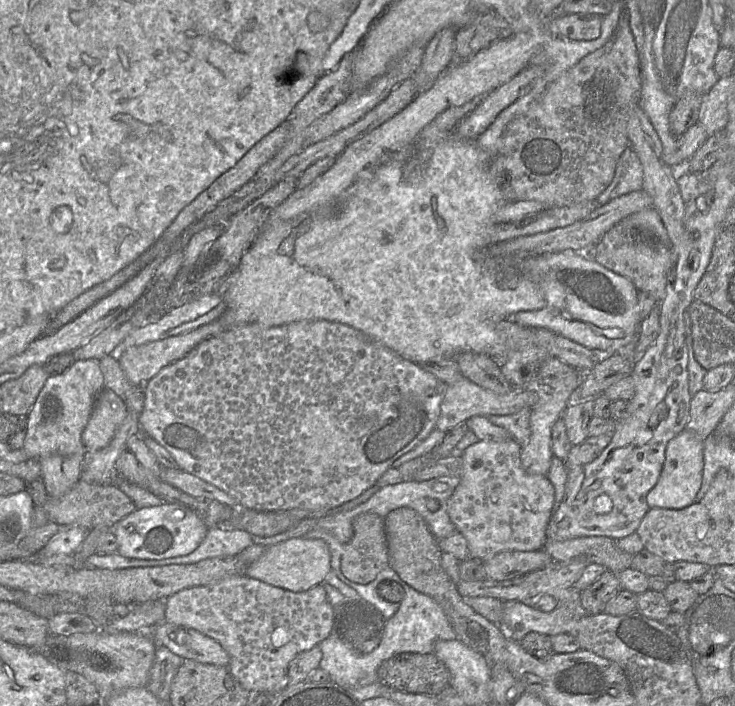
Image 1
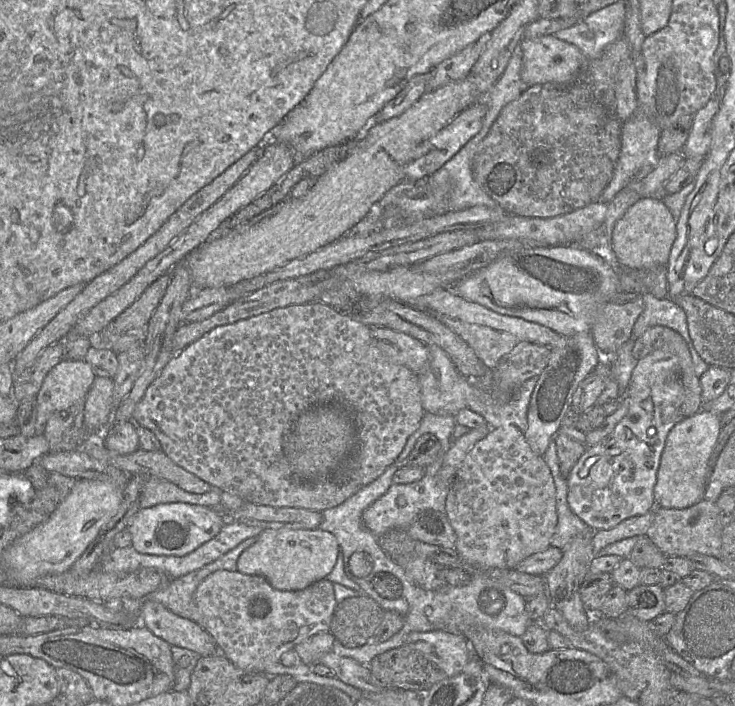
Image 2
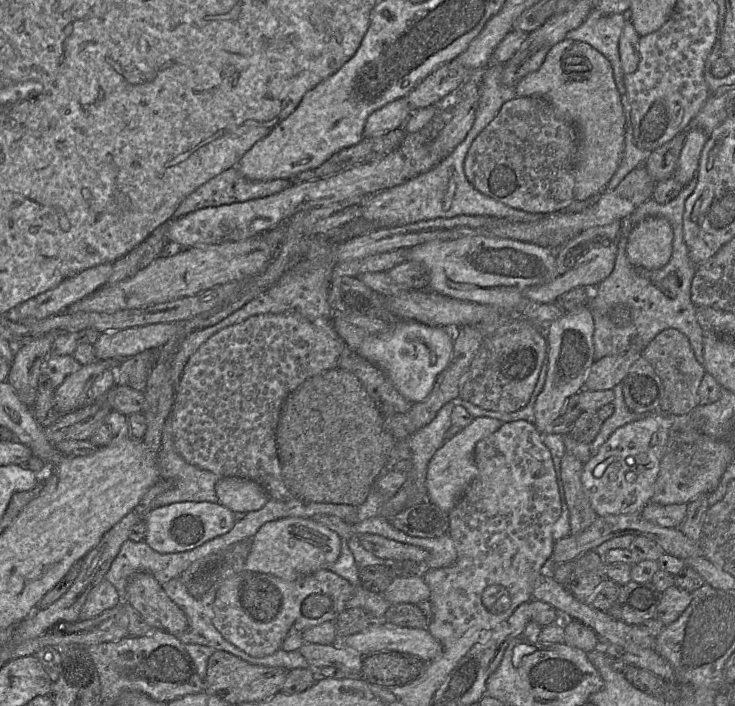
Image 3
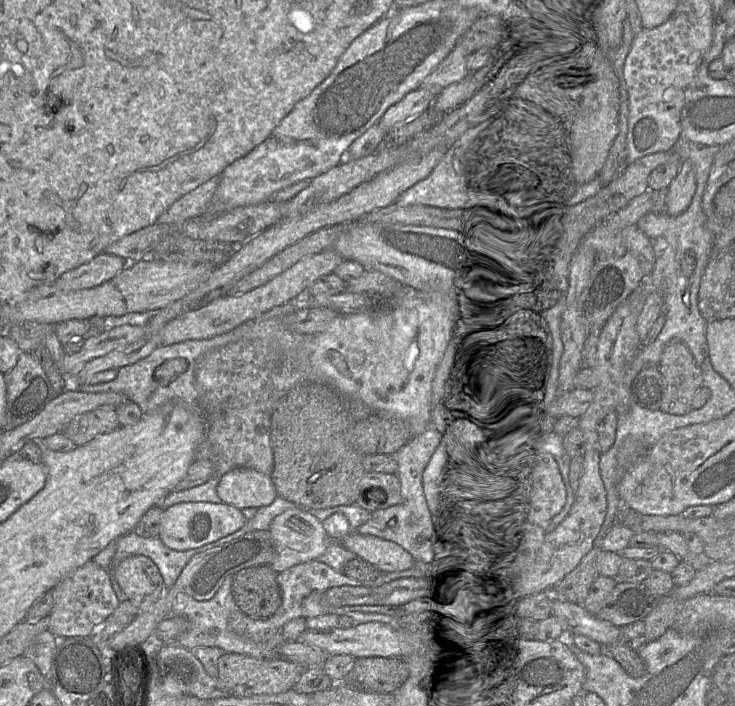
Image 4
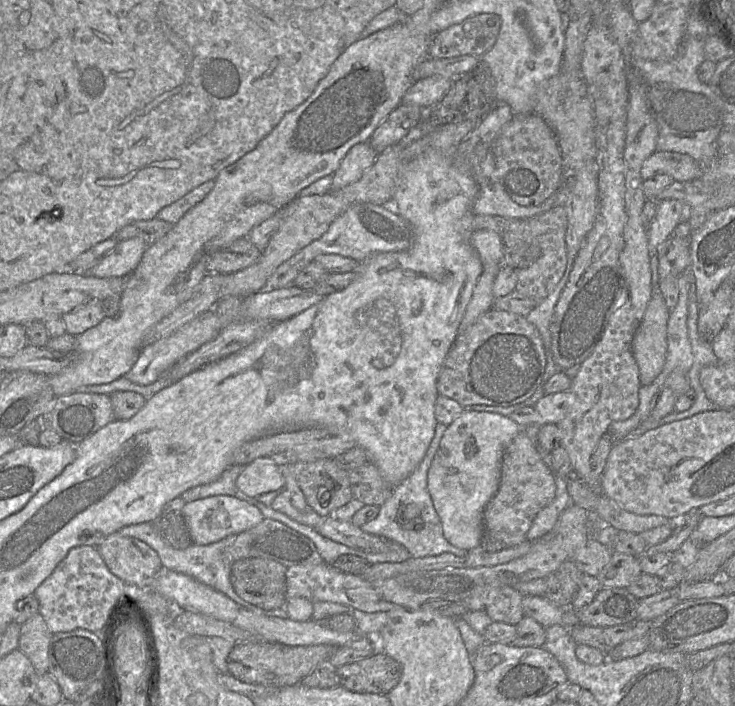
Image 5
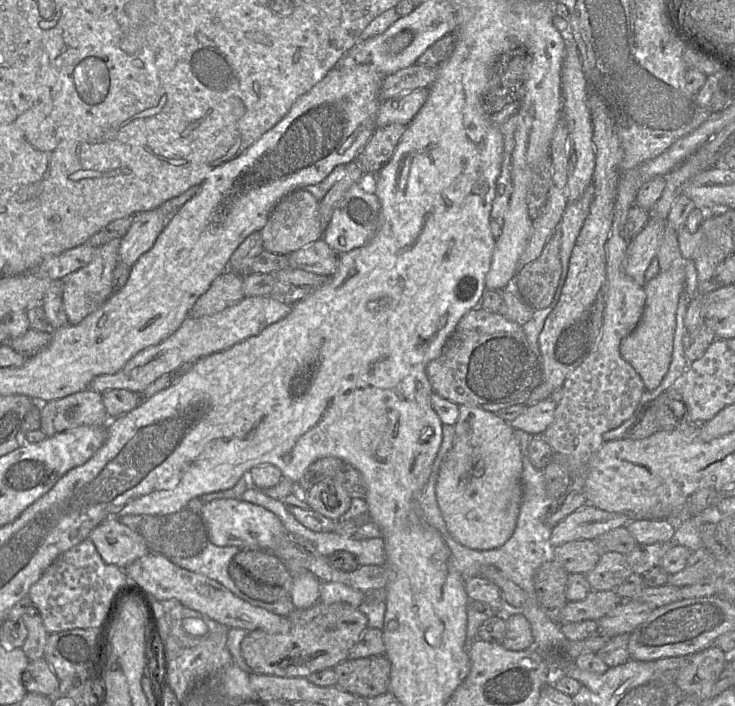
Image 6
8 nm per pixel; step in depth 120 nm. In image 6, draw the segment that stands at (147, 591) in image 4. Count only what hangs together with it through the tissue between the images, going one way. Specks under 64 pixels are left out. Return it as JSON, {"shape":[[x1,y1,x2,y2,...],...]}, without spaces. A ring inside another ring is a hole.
{"shape":[[108,519,95,527,90,539,106,564,125,569,150,550,143,536,123,525,119,519]]}

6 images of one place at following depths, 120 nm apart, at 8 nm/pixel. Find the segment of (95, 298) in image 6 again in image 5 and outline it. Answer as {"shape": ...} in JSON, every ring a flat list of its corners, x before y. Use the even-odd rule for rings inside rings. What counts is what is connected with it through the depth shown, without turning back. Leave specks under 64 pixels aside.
{"shape":[[91,299,61,317,65,324,66,333,78,336,103,320,105,317,103,301]]}

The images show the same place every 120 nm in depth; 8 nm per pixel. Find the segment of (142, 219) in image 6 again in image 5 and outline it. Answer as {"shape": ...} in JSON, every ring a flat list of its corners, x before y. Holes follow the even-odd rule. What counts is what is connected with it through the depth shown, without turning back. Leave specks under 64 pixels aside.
{"shape":[[142,238,121,240,113,251,86,274,97,278,128,277,140,263,147,247,148,245]]}

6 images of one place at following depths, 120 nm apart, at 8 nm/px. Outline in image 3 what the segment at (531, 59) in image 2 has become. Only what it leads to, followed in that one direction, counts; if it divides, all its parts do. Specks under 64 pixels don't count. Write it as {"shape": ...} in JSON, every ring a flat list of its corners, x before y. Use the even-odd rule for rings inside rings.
{"shape":[[564,39,552,46,541,67,524,76,515,87,516,96,542,97,550,103,556,113,574,126,578,143,574,164,574,199,583,201,600,195,617,170,625,146,625,116,621,95,616,86,610,62,589,44]]}

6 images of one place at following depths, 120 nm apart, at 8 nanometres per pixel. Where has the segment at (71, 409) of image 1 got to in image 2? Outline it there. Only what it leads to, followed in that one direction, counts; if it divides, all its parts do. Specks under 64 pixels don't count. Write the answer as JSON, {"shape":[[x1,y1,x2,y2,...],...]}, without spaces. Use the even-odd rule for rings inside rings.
{"shape":[[63,359,56,364,44,378,36,395,35,434,43,434,54,412,65,411,78,400,86,400,95,378,92,367,84,359]]}

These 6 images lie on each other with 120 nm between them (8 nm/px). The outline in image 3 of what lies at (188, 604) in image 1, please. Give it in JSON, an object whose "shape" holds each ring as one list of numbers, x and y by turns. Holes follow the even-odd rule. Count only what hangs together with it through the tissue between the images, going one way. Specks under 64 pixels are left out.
{"shape":[[329,569,318,570,294,581,285,581,268,573,243,571,229,576,219,585,213,603,212,623,228,642,251,656,263,657,276,652,290,633,334,621,346,609,346,602,352,597,355,588,355,585],[251,577,270,582,281,594,281,607,269,621,255,620,242,607,241,585]]}

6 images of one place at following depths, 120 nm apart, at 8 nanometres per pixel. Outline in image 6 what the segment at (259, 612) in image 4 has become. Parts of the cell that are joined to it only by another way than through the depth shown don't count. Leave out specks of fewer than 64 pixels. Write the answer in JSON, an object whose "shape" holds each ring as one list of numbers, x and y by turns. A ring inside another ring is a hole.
{"shape":[[240,551,230,561,229,575,243,594,266,603,288,596,292,586,289,568,271,551]]}

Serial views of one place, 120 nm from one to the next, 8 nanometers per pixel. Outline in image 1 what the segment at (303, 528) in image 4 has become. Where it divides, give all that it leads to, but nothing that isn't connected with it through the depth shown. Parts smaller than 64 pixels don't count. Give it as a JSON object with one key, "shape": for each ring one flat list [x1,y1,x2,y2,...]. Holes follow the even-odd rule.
{"shape":[[291,538,266,546,264,552,245,569,243,575,293,592,304,592,321,585,331,571,329,547,321,539]]}

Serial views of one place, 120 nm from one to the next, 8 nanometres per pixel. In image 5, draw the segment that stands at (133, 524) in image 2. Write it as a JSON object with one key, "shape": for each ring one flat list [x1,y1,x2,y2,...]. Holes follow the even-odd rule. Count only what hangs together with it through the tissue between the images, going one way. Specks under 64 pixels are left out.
{"shape":[[219,495,186,503,182,508,182,518,187,526,193,544,208,545,230,535,238,535,264,520,258,507,235,496]]}

